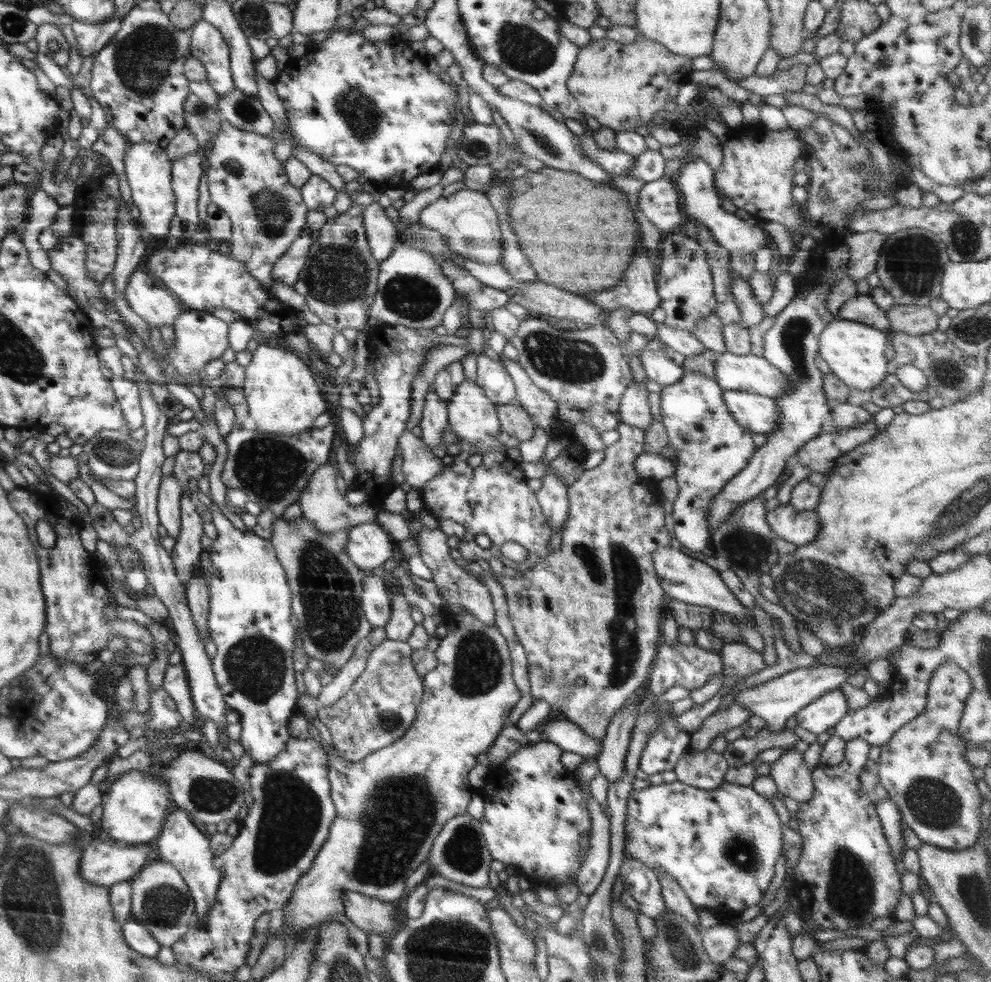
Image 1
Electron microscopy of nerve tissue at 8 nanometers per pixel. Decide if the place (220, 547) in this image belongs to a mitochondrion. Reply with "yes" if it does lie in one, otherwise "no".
no

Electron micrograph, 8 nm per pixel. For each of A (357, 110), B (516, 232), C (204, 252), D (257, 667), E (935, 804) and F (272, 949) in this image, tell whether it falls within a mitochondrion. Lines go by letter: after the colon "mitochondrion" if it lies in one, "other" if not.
A: mitochondrion
B: other
C: other
D: mitochondrion
E: mitochondrion
F: other

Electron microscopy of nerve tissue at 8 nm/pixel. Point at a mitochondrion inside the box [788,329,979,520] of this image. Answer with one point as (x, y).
(945, 373)

